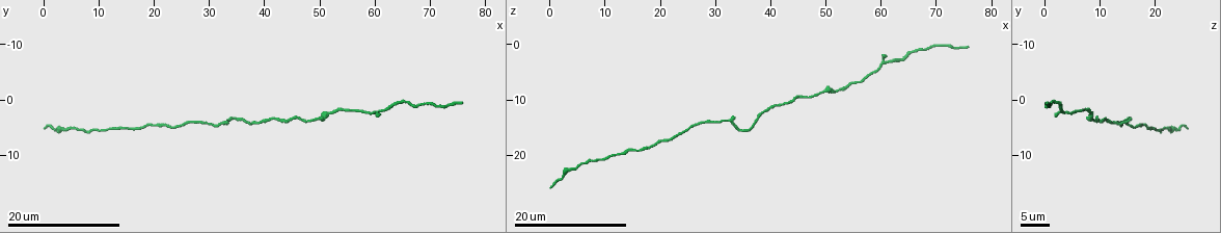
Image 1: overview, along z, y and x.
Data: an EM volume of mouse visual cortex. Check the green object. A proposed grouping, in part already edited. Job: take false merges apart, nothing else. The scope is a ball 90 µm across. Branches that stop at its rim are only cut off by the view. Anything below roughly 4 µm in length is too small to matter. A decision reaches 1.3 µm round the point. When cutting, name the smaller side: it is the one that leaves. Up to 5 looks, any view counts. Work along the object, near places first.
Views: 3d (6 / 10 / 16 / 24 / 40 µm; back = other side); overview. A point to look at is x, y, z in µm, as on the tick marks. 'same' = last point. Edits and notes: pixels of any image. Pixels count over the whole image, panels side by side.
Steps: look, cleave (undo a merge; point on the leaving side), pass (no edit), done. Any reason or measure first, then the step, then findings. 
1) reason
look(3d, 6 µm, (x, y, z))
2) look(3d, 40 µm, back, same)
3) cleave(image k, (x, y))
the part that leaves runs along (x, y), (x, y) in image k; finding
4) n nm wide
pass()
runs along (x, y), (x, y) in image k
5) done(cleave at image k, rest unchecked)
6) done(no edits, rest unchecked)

thick turns thin
look(3d, 16 µm, (62.0, 2.0, 3.0))

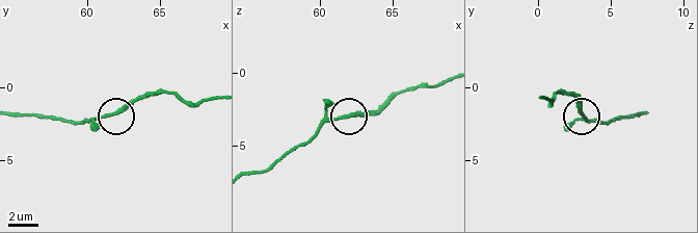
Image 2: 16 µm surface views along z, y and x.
look(3d, 10 µm, (62.2, 1.8, 2.8))

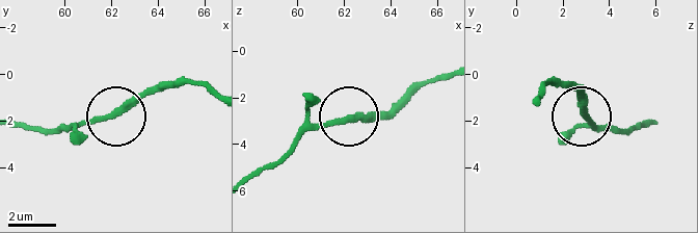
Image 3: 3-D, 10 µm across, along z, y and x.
pass()
runs along (18, 122), (35, 128), (101, 122), (159, 88) in image 3; one neuron here

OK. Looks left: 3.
narrows sharply
look(3d, 24 µm, (15.5, 5.0, 19.5))

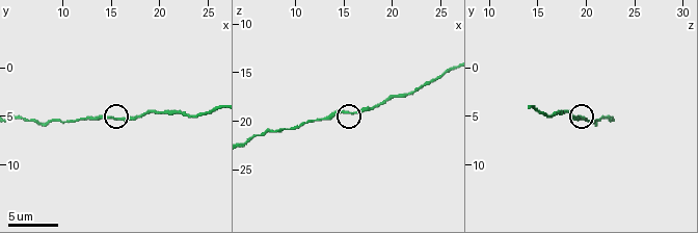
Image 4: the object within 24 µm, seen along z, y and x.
look(3d, 6 µm, (15.4, 5.4, 19.0))

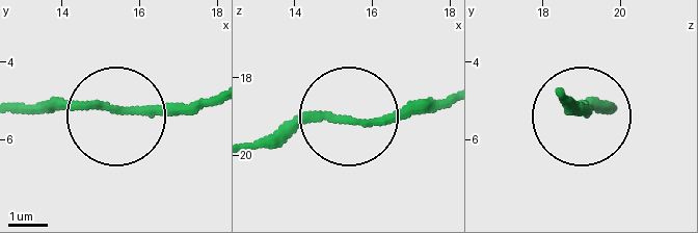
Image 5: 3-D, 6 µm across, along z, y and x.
160 nm wide
pass()
runs along (441, 101), (361, 124), (292, 124), (252, 140) in image 5; continuous, no second neuron

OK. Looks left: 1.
narrows sharply
look(3d, 10 µm, (6.6, 5.4, 21.4))

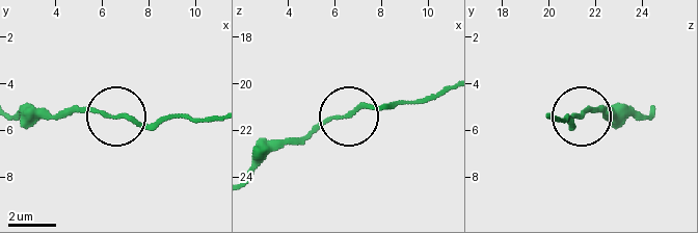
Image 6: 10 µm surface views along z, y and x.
pass()
runs along (448, 86), (412, 101), (365, 106), (295, 136) in image 6; one neuron here

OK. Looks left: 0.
done(no edits, rest unchecked)

